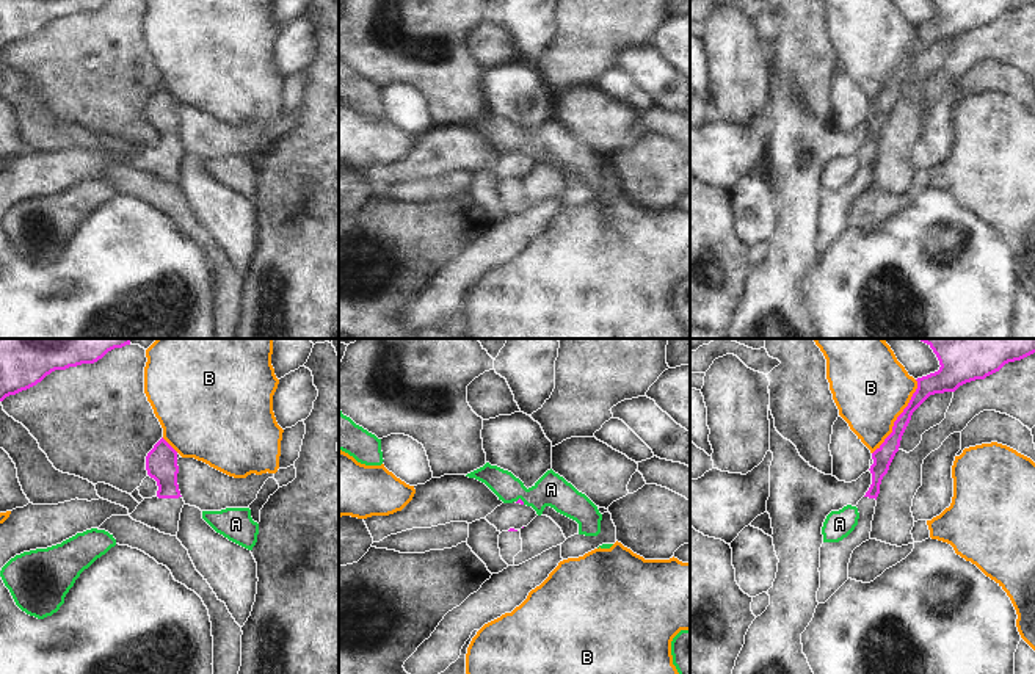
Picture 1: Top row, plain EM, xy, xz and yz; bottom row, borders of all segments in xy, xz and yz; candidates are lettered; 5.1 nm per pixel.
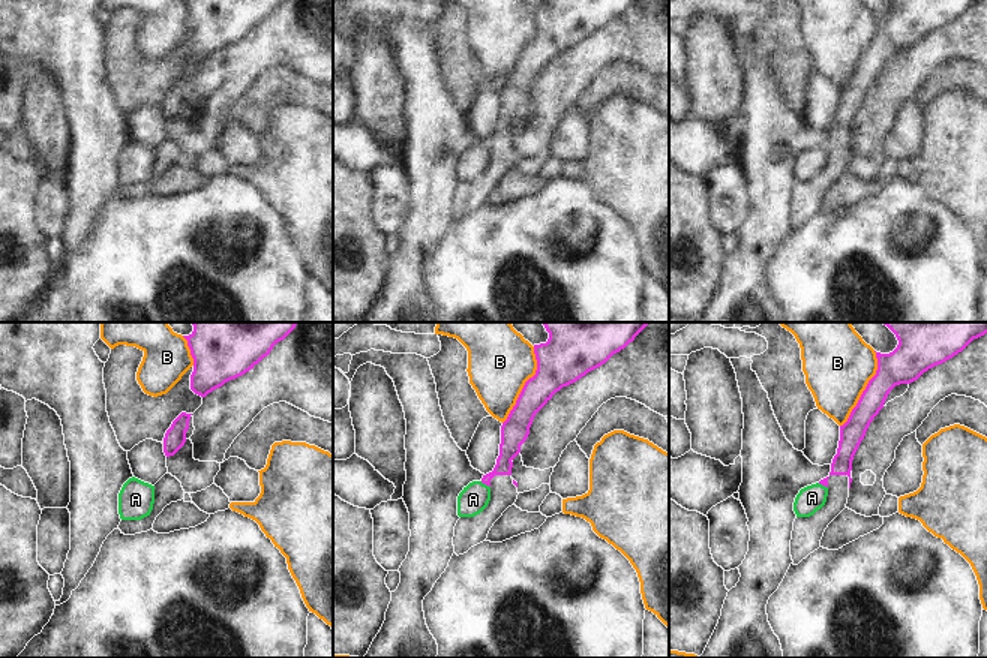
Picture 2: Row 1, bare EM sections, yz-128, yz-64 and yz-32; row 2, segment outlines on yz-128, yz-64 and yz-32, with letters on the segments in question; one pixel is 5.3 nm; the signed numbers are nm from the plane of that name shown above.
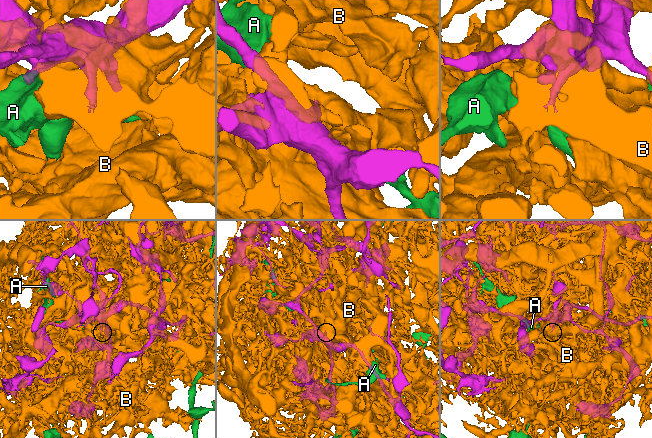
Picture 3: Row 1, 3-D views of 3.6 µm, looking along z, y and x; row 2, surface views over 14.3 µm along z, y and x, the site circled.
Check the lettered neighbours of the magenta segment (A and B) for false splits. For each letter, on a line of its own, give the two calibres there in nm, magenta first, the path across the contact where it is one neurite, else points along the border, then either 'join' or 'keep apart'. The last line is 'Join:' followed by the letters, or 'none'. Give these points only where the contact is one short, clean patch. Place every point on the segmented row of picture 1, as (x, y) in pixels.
A: 20/170 nm | keep apart
B: 110/400 nm | keep apart
Join: none

